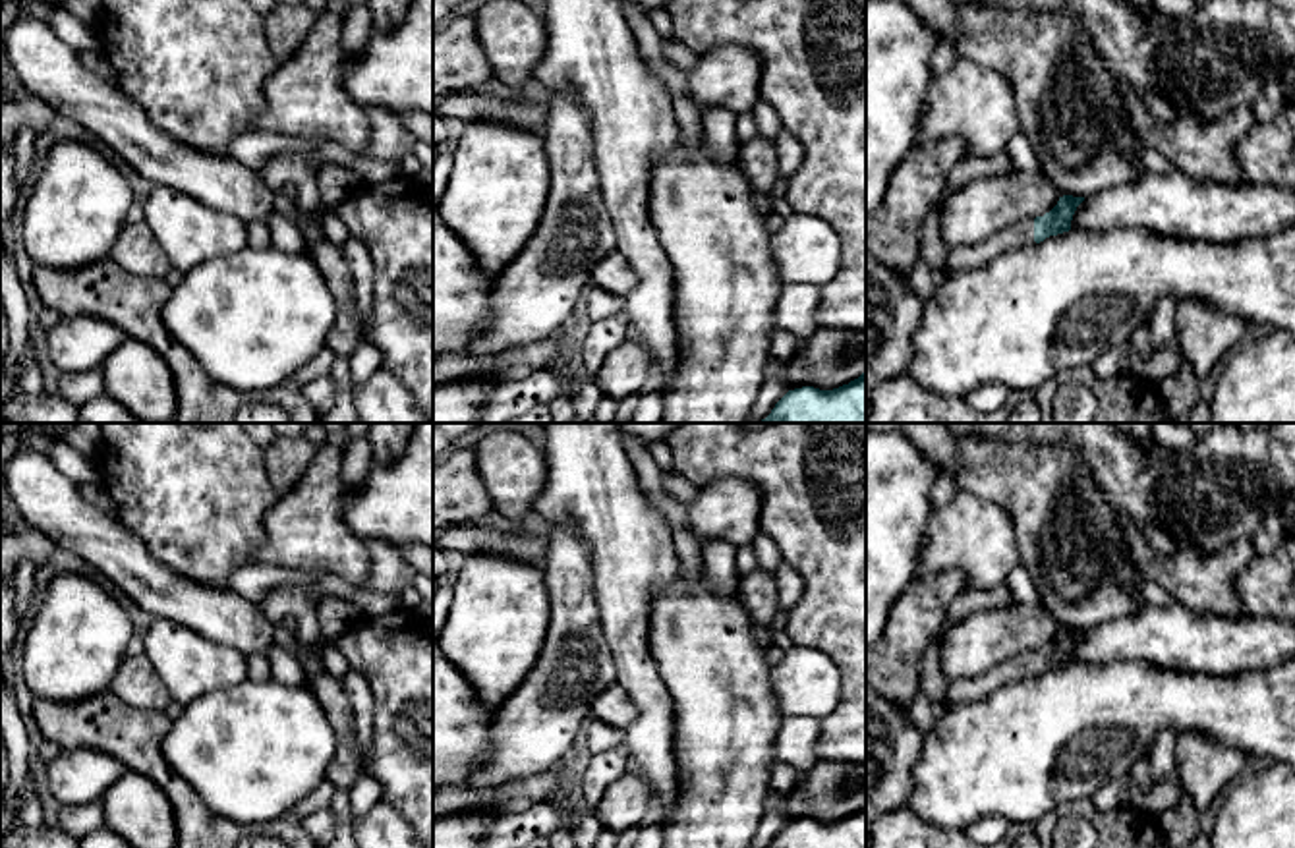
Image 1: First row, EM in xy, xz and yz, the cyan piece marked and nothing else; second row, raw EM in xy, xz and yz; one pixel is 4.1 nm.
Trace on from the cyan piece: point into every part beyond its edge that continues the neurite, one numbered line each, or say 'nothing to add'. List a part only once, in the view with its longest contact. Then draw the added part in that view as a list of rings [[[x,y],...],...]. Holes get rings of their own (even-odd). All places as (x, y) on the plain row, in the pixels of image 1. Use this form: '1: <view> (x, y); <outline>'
1: yz (963, 690); [[[1026,651],[1013,659],[1001,661],[999,664],[976,678],[947,680],[943,703],[945,707],[959,707],[970,701],[978,701],[1011,682],[1032,676],[1036,676],[1034,651]]]

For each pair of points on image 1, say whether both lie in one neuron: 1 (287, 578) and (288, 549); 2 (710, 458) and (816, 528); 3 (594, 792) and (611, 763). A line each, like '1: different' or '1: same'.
1: different
2: same
3: same

